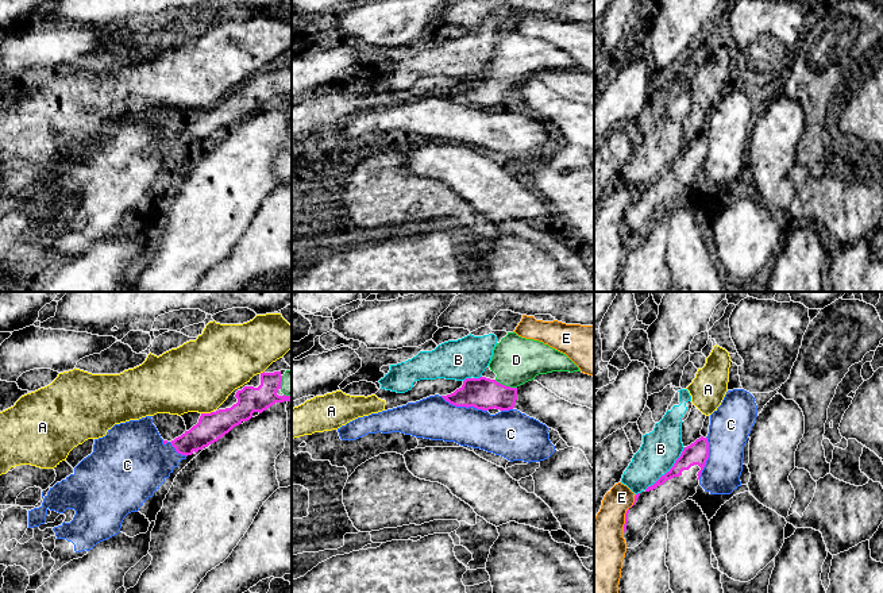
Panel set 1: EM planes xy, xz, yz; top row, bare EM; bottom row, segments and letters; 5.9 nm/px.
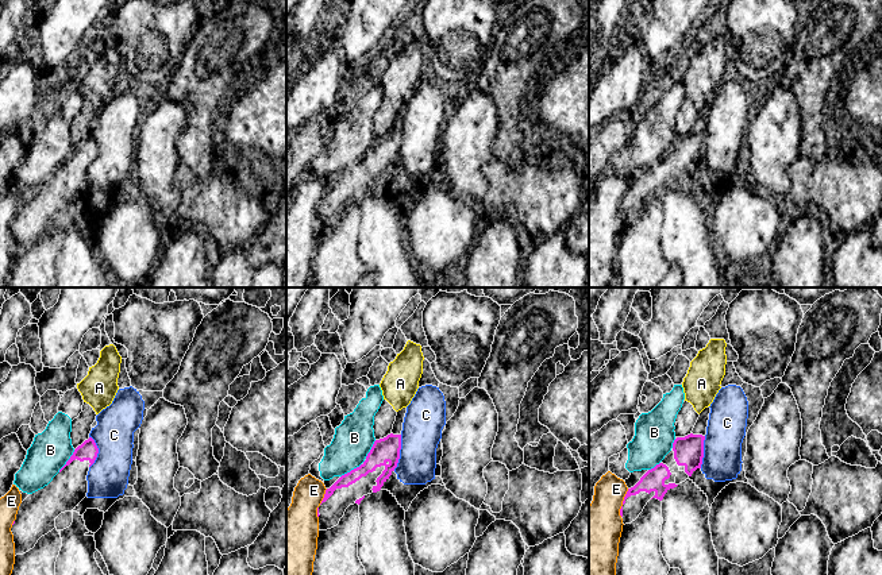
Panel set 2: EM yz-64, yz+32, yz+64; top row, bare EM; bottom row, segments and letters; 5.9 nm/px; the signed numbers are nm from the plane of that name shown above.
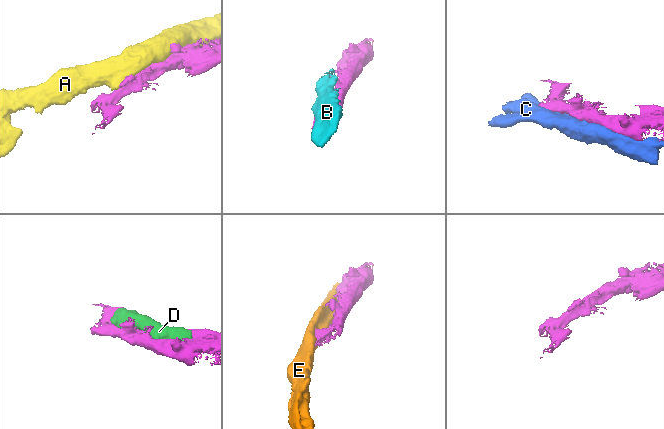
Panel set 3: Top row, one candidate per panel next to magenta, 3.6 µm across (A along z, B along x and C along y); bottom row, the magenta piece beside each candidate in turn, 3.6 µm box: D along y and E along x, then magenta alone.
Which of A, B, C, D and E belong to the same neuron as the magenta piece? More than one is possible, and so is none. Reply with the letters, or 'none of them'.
D

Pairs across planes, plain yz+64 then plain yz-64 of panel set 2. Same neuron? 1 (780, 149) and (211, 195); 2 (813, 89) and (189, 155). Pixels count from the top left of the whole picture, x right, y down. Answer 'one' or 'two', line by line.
1: two
2: one

